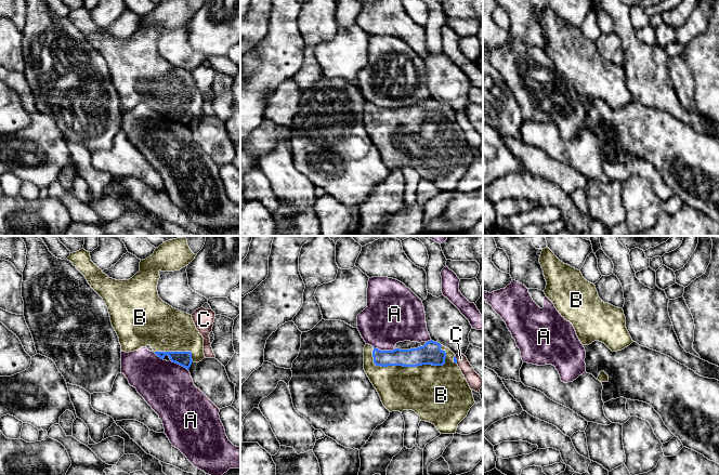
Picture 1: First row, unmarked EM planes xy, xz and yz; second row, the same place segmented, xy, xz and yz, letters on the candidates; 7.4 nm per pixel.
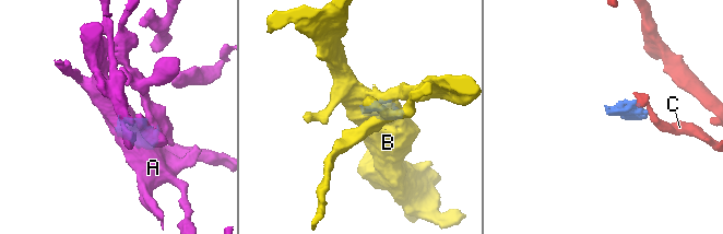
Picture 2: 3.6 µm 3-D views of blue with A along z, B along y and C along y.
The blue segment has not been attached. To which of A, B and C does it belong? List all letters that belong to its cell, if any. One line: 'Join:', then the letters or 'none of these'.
Join: B

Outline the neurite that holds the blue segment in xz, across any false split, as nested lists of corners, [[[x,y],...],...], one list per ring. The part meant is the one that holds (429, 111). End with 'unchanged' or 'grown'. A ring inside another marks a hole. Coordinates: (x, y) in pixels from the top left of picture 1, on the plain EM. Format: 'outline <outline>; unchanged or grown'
outline [[[432,97],[410,107],[380,108],[366,102],[364,128],[390,170],[413,168],[421,179],[434,182],[441,192],[456,192],[458,182],[475,161],[455,111]]]; grown

